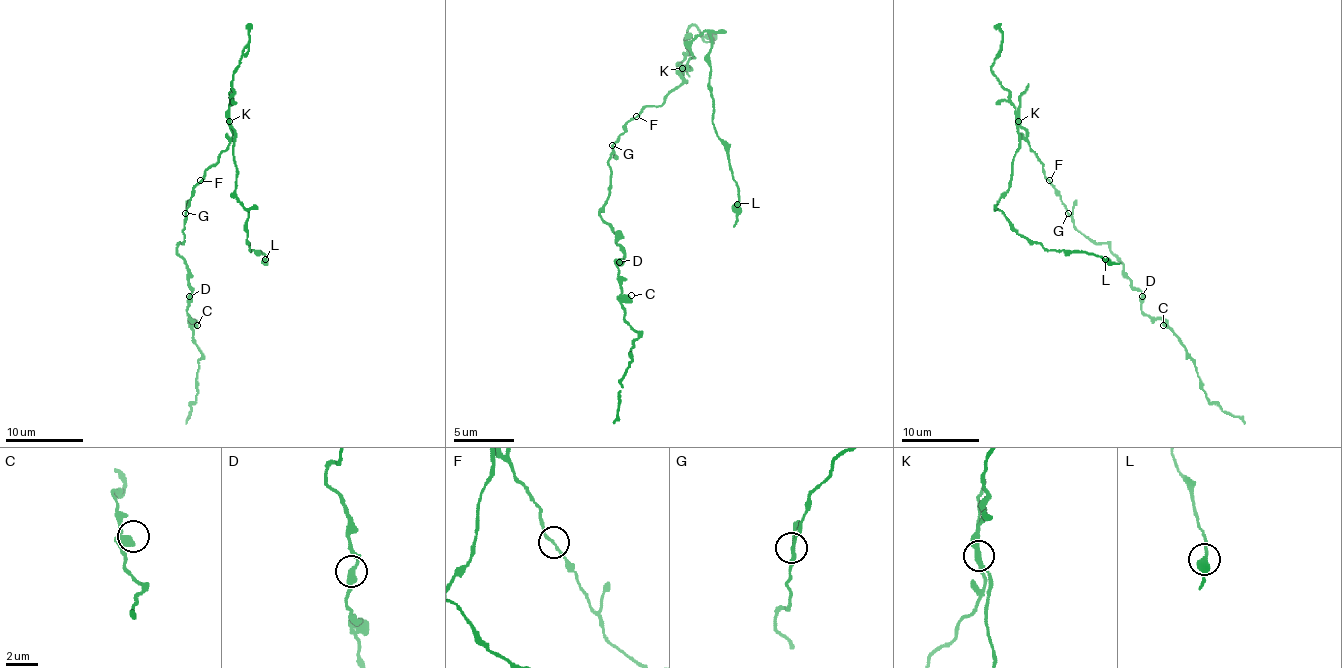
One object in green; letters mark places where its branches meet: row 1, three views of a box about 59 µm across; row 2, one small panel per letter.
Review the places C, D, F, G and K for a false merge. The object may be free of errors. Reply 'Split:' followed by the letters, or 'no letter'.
Split: K

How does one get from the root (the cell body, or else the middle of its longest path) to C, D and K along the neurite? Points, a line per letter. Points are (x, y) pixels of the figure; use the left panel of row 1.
C: (193, 193), (185, 209), (183, 242), (177, 246), (177, 254), (187, 265), (191, 286), (187, 314), (197, 325)
D: (193, 193), (185, 209), (183, 242), (177, 246), (177, 254), (187, 265), (187, 283), (191, 286), (189, 296)
K: (193, 193), (205, 172), (228, 147), (232, 137), (230, 122)

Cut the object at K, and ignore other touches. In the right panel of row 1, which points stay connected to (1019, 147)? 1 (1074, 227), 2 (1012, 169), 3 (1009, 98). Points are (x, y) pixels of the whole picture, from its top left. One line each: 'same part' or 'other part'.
1: other part
2: same part
3: other part

